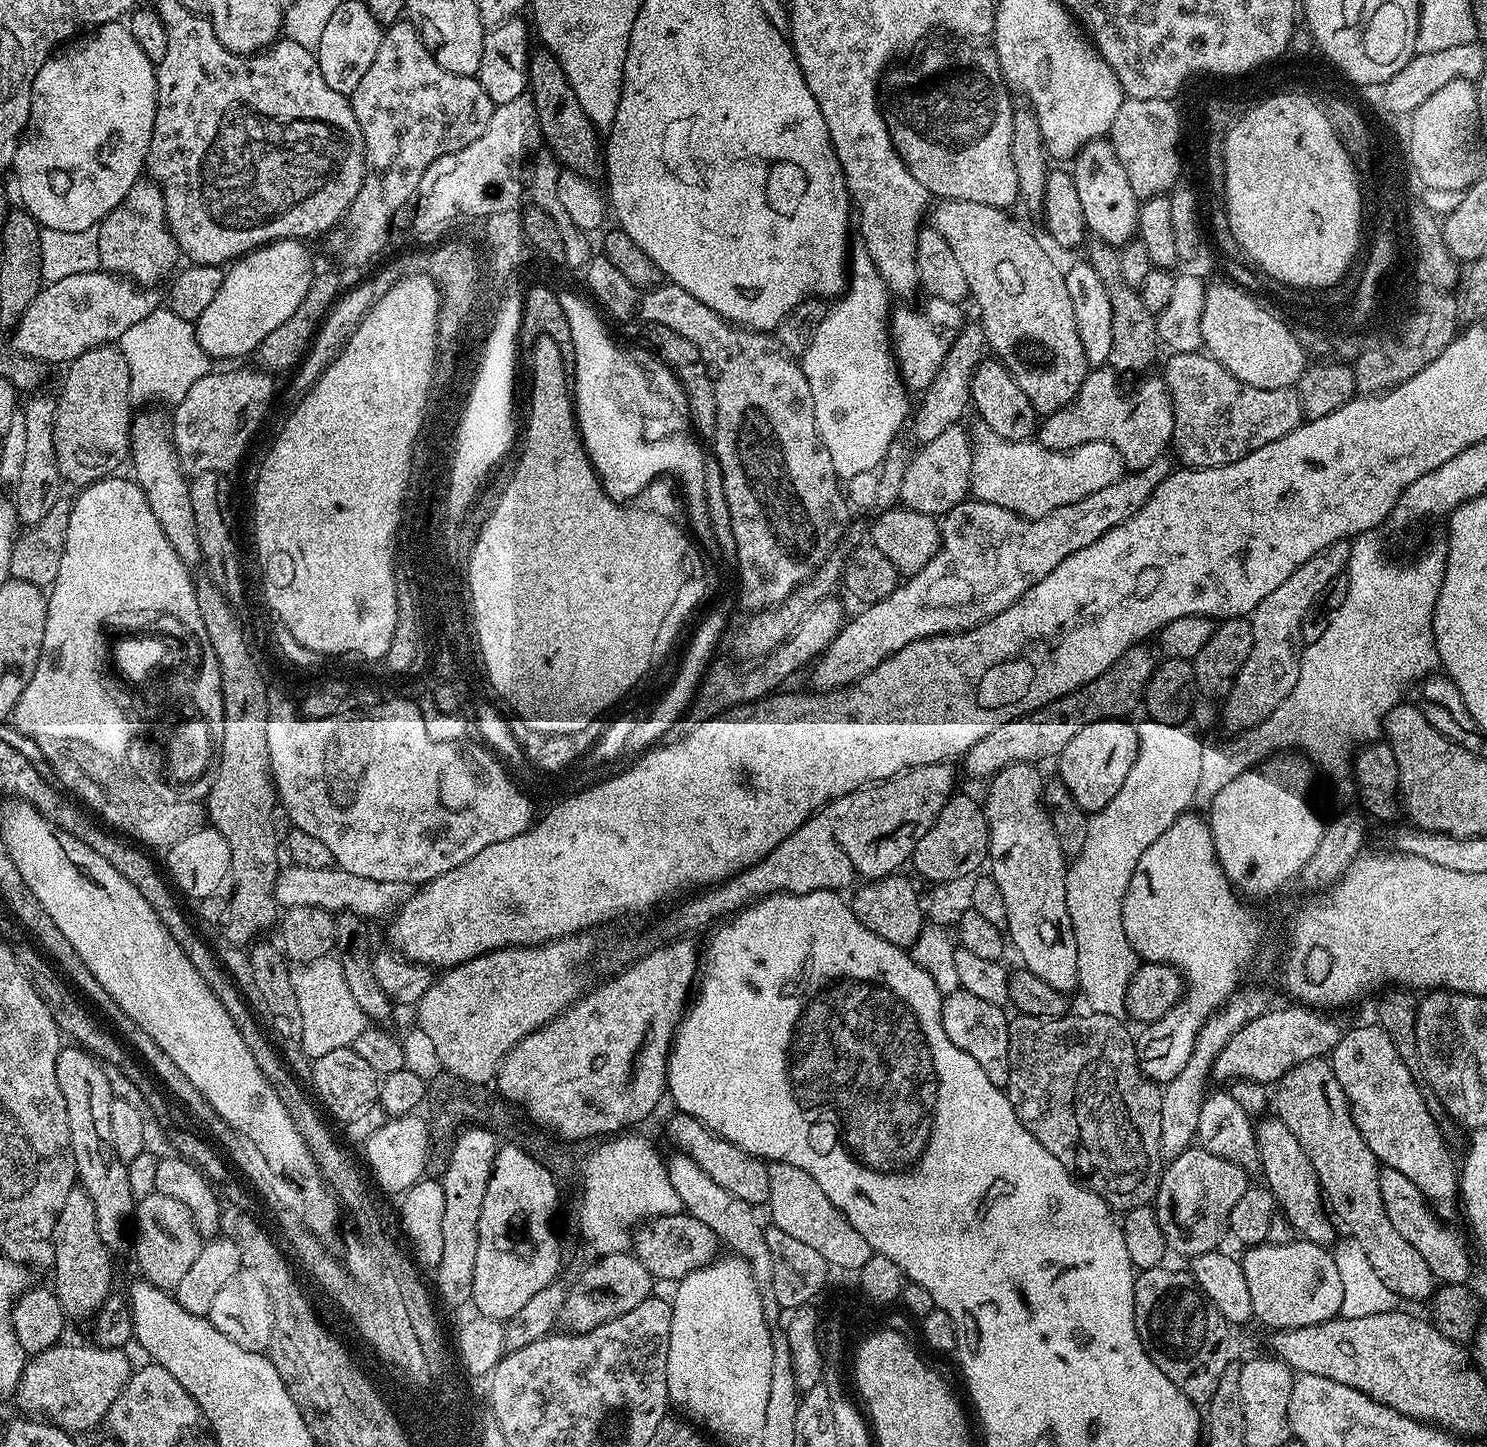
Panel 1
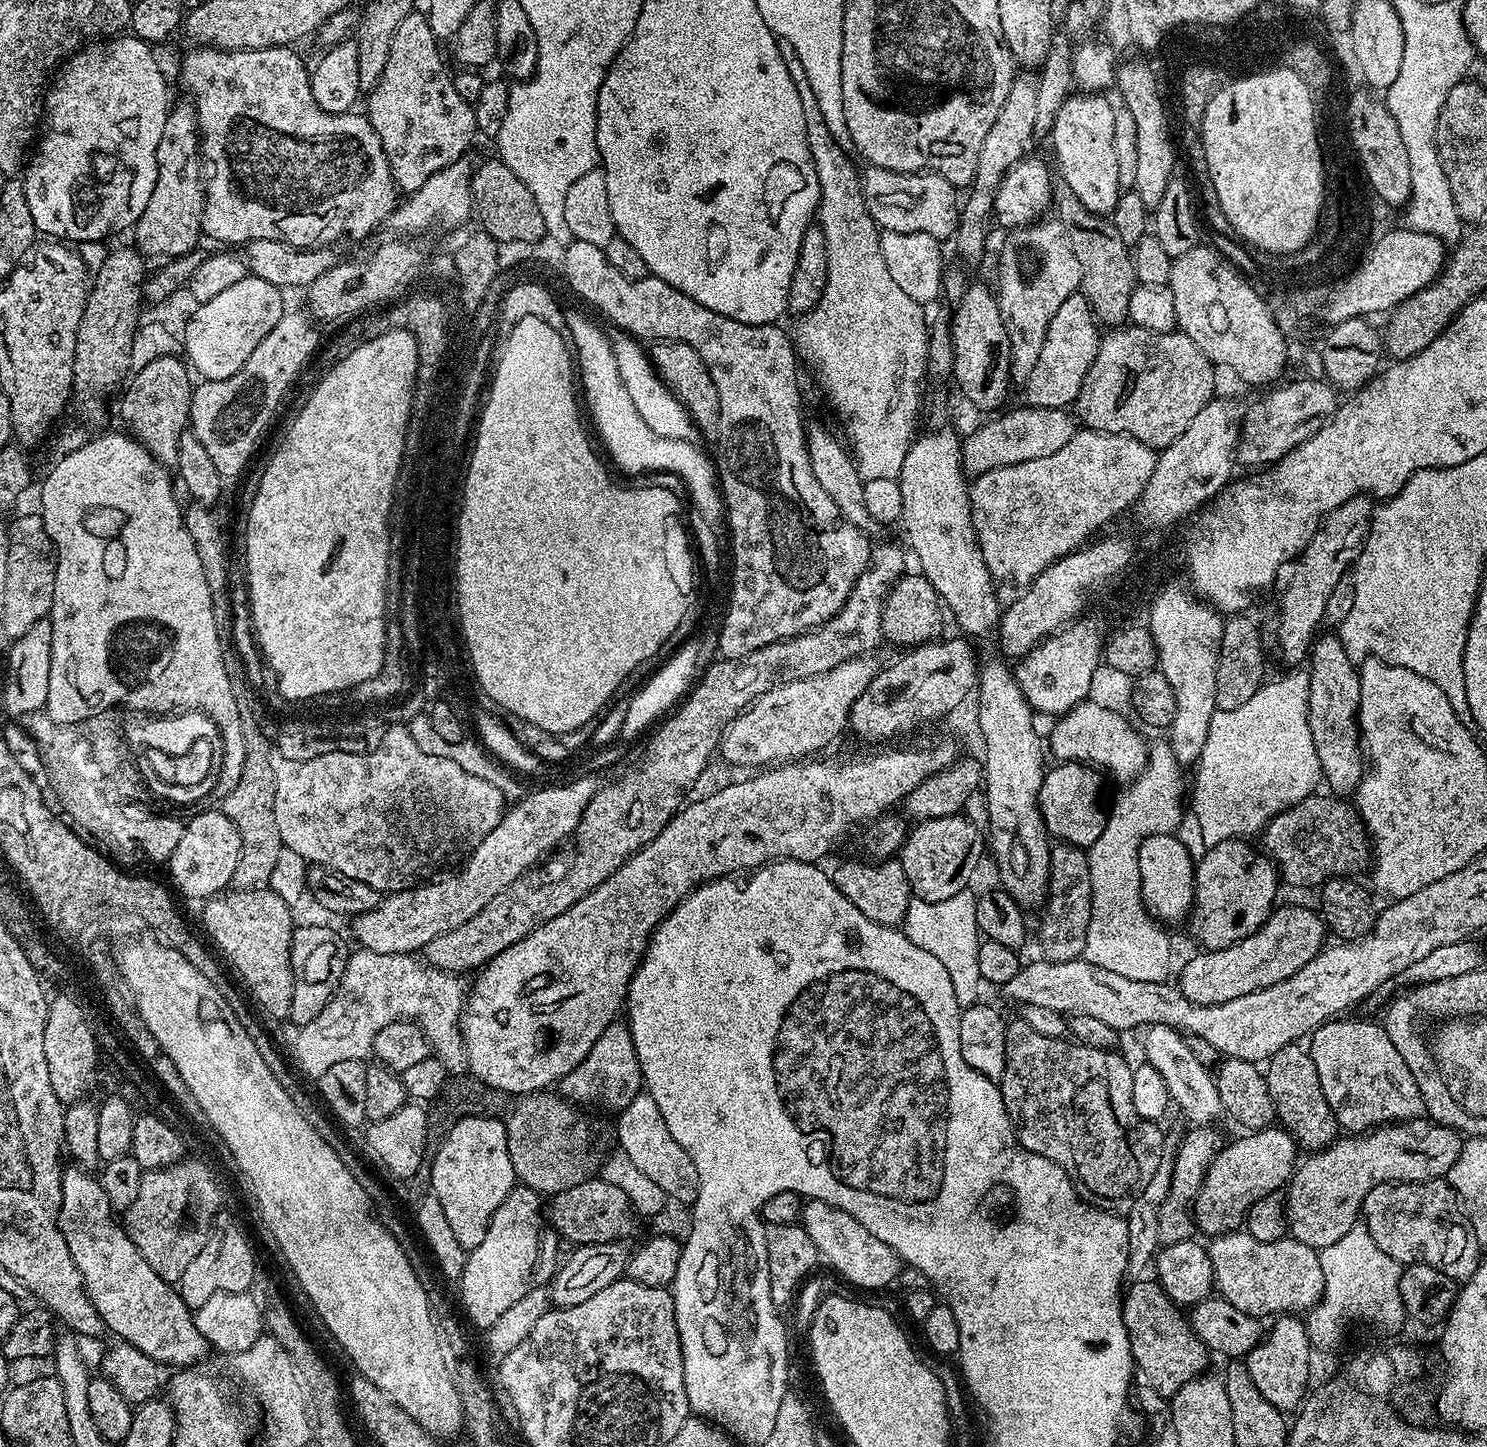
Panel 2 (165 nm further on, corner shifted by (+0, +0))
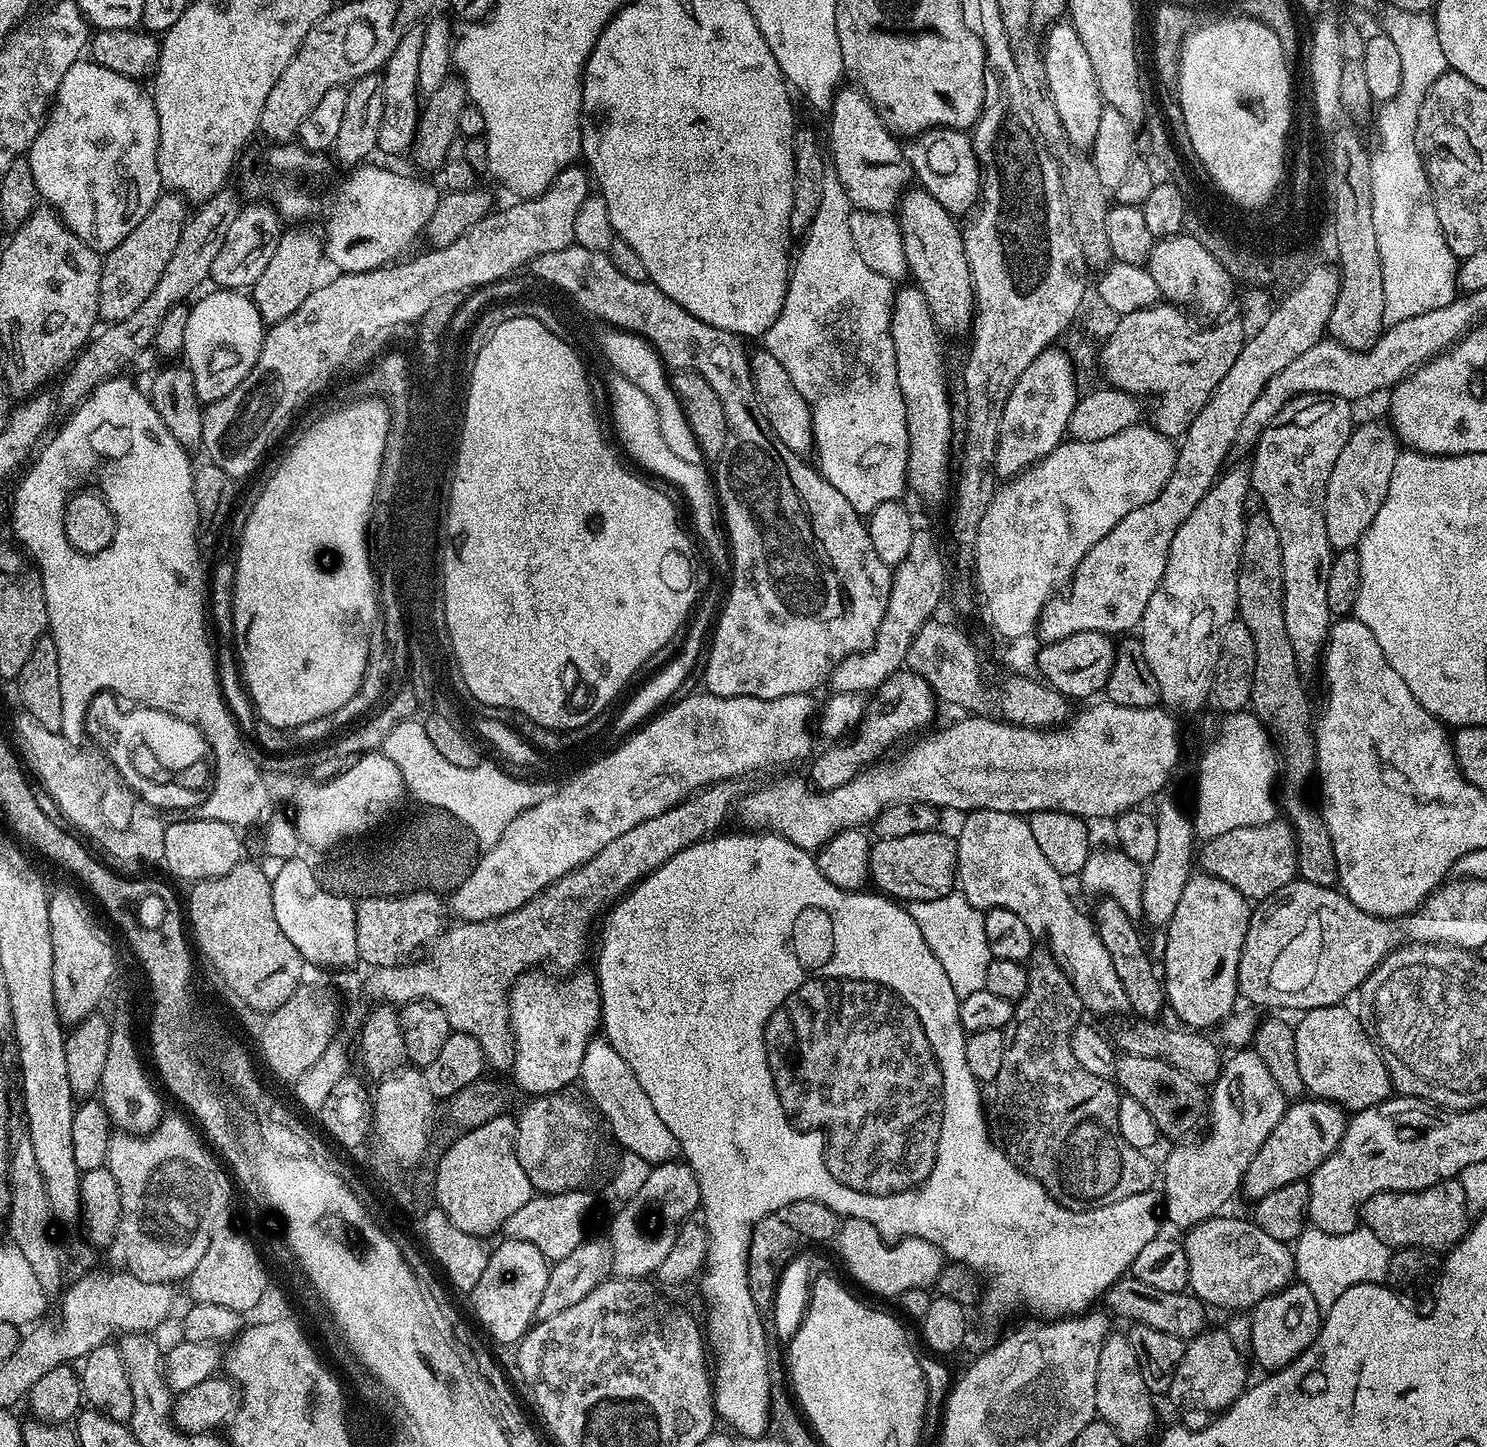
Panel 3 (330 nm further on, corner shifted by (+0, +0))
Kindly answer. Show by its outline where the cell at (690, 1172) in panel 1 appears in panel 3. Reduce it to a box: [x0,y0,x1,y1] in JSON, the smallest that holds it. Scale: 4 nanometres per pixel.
[579,1038,681,1166]

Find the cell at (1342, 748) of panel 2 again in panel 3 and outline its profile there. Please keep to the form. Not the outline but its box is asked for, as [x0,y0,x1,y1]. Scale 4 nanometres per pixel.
[1250,392,1354,674]

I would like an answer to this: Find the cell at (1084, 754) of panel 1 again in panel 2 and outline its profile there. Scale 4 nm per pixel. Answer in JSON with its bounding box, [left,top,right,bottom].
[1040,762,1108,850]

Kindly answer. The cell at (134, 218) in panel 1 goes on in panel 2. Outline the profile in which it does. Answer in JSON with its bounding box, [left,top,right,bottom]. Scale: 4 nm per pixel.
[134,102,204,258]

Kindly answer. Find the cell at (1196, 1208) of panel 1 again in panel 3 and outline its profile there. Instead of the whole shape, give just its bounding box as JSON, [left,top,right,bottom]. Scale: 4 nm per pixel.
[1243,1098,1349,1202]

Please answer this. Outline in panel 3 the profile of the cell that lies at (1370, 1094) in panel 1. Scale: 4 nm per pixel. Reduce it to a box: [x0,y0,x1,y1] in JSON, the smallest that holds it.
[1294,1004,1393,1114]

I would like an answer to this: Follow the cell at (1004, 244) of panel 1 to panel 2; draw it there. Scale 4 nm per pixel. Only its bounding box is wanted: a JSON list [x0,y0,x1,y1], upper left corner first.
[862,167,958,241]

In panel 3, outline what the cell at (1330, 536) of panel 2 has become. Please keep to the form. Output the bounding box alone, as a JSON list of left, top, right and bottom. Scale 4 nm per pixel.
[1324,420,1402,550]

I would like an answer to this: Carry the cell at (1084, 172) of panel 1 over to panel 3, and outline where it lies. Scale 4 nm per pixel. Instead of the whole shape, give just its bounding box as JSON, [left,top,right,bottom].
[1042,22,1106,149]

